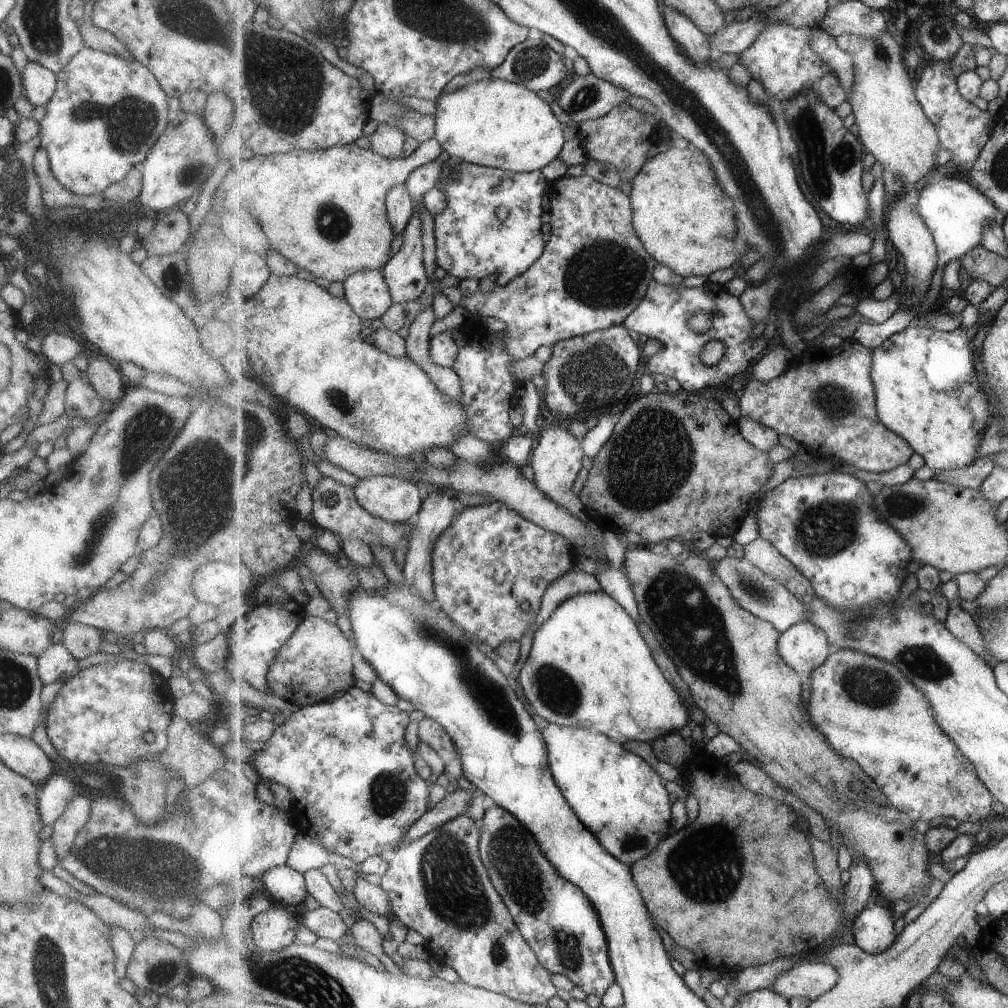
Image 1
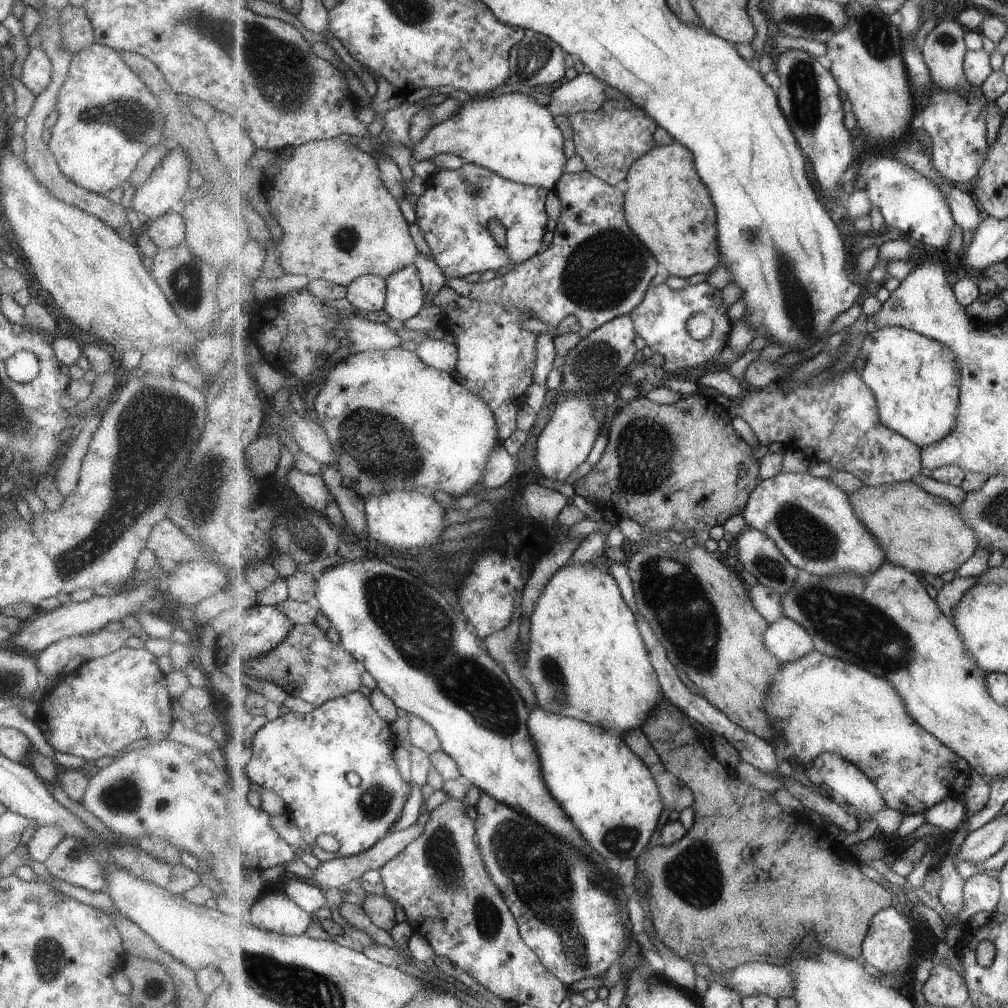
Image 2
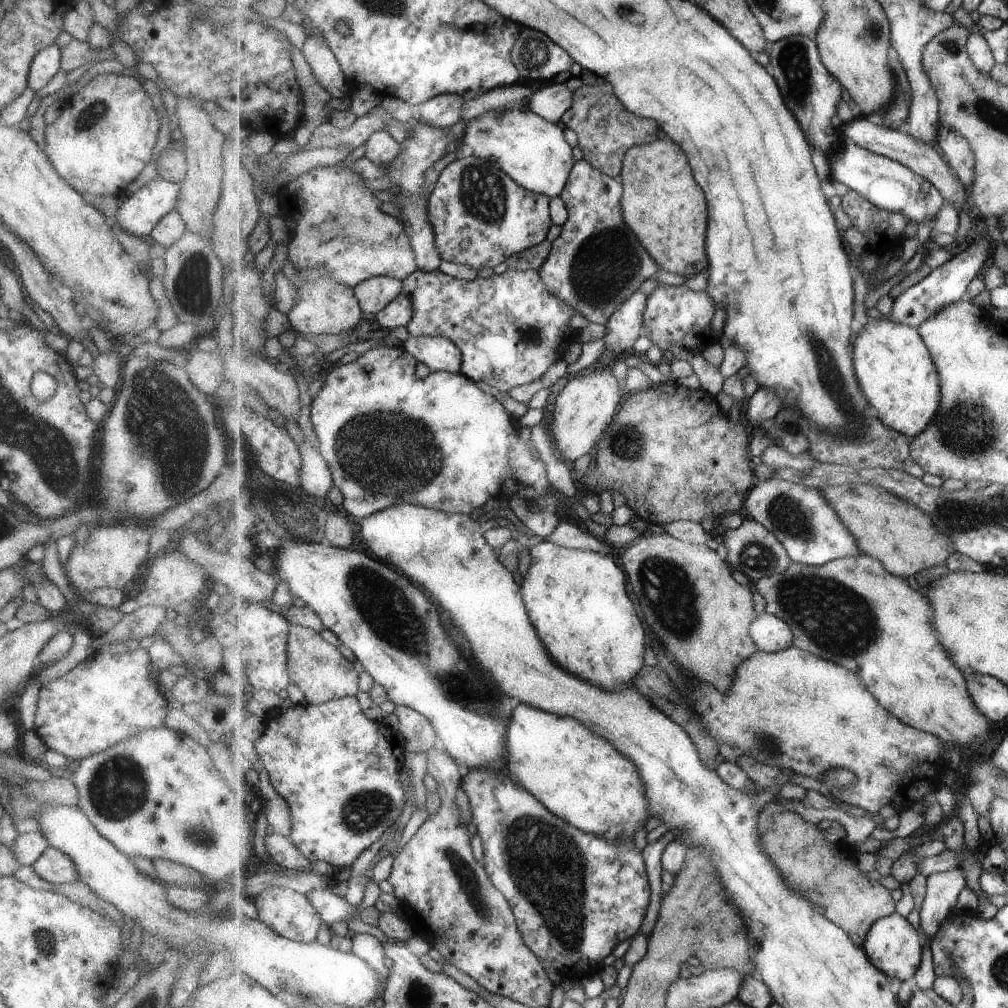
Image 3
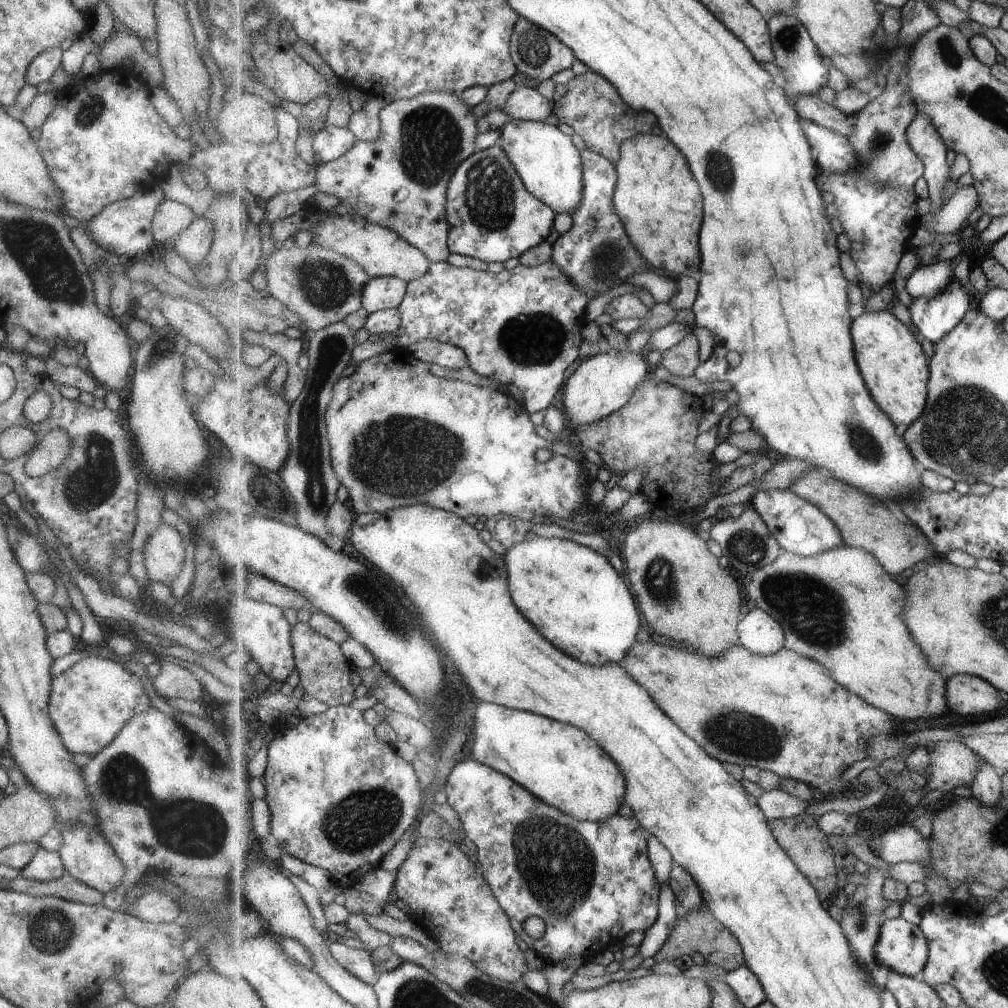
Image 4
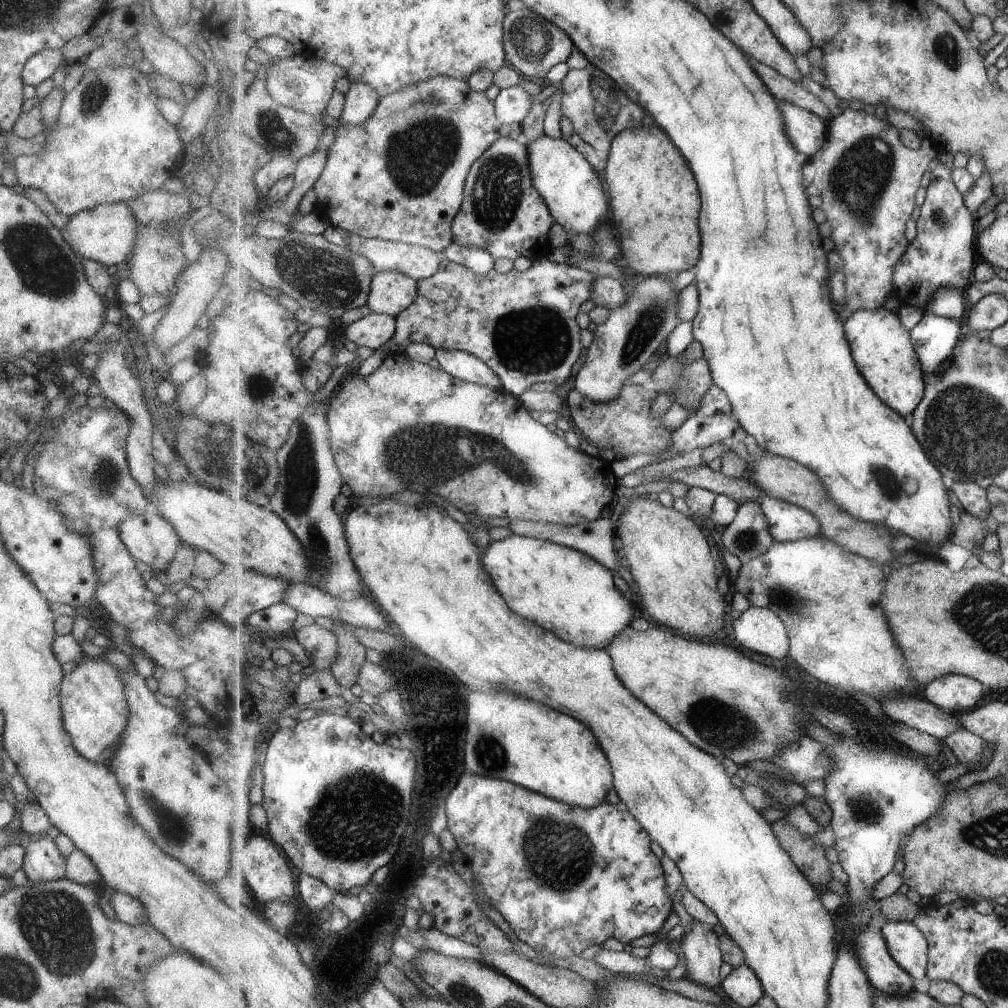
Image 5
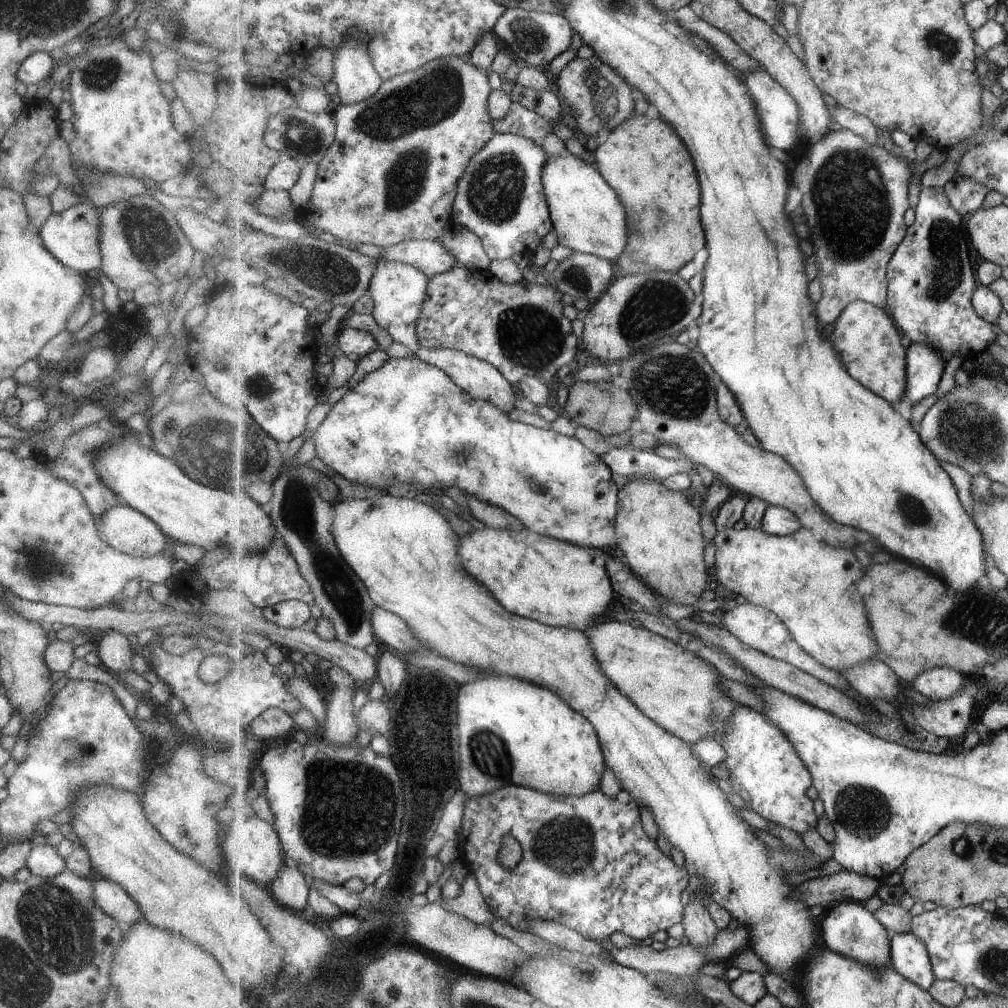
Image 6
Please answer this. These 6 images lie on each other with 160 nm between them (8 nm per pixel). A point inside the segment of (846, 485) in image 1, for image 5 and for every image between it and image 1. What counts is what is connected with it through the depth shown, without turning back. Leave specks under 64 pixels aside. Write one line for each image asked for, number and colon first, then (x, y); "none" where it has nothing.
2: (812, 521)
3: (801, 517)
4: (801, 527)
5: (789, 522)

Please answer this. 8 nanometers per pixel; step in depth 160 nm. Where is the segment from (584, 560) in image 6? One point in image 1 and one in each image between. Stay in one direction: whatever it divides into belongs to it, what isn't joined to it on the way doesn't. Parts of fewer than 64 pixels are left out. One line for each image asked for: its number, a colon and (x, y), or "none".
1: (589, 666)
2: (587, 658)
3: (578, 598)
4: (573, 594)
5: (572, 594)

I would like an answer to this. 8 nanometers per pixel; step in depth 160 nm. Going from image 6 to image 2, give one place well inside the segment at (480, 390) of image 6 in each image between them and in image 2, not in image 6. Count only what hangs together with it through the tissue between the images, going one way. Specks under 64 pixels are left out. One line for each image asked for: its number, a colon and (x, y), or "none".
2: (439, 354)
3: (438, 353)
4: (431, 351)
5: (466, 366)

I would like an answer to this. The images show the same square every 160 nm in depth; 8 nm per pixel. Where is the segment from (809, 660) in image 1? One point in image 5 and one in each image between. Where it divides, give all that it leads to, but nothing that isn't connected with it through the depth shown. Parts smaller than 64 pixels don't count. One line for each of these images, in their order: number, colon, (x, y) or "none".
2: (790, 641)
3: (771, 634)
4: (758, 631)
5: (760, 630)

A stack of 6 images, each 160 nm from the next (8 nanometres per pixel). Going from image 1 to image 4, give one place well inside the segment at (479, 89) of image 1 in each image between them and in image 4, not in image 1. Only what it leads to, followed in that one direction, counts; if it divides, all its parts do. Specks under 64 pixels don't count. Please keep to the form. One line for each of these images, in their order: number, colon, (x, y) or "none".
2: (512, 134)
3: (532, 150)
4: (551, 167)

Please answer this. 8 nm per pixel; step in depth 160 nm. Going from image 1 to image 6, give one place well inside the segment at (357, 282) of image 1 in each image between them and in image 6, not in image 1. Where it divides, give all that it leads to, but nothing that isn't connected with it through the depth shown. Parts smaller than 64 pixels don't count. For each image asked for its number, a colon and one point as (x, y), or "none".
2: (368, 293)
3: (375, 294)
4: (380, 293)
5: (391, 292)
6: (399, 290)

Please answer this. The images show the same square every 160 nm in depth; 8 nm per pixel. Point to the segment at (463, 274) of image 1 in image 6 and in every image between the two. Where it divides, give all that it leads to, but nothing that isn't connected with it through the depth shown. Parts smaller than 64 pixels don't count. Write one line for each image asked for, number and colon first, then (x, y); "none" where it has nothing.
2: (453, 214)
3: (481, 216)
4: (493, 217)
5: (502, 213)
6: (501, 198)

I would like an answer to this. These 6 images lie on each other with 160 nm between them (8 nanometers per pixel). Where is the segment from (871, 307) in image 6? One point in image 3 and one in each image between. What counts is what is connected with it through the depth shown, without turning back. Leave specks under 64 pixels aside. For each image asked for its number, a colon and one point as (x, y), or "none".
3: (895, 368)
4: (894, 365)
5: (883, 348)

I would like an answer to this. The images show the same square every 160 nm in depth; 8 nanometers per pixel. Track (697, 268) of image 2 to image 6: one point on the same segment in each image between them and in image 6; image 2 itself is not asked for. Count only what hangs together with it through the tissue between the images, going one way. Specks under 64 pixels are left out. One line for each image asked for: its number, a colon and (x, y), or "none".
3: (663, 205)
4: (661, 204)
5: (653, 195)
6: (643, 159)

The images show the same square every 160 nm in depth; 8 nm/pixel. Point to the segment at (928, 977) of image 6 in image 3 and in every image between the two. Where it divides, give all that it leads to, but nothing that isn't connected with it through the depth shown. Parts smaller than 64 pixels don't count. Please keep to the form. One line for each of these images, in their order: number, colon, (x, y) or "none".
3: (896, 948)
4: (902, 947)
5: (909, 946)

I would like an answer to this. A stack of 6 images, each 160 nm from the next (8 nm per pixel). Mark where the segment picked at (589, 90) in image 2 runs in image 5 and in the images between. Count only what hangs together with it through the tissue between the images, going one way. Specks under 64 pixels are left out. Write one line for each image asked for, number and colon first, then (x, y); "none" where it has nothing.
3: (551, 102)
4: (525, 103)
5: (512, 105)

